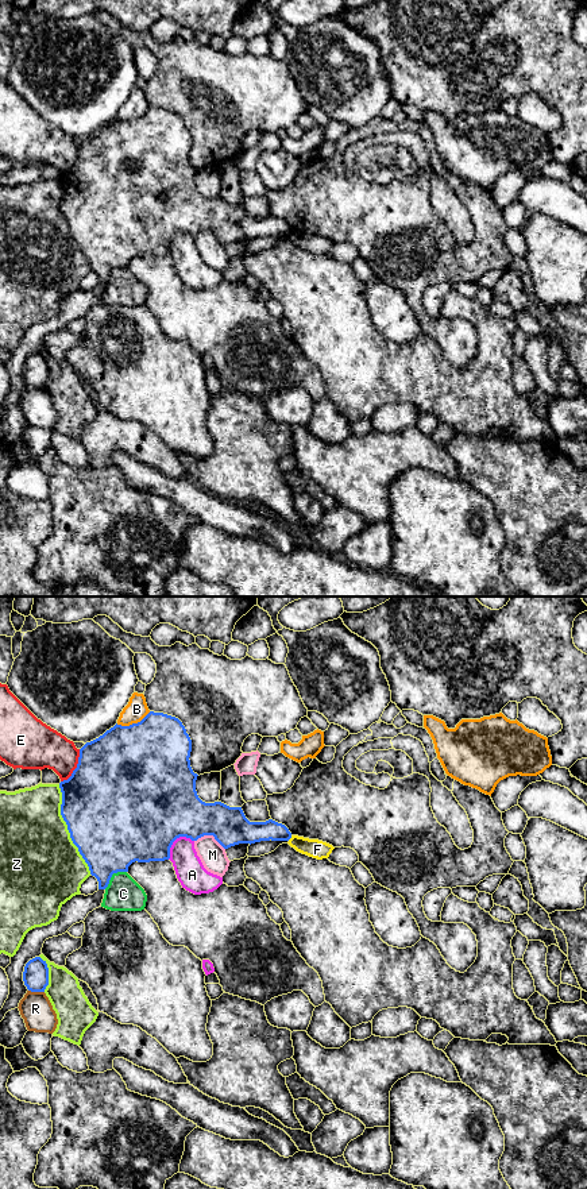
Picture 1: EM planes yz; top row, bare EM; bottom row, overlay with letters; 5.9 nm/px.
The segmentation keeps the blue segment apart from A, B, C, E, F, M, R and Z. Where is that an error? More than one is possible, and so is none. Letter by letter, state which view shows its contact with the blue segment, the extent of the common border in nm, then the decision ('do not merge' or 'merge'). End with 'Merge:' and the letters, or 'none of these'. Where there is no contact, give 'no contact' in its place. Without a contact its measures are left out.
A: meets blue in yz; contact 200 nm long; do not merge
B: meets blue in yz; contact 220 nm long; do not merge
C: meets blue in yz; contact 170 nm long; do not merge
E: meets blue in yz; contact 240 nm long; do not merge
F: meets blue in yz; contact 40 nm long; do not merge
M: meets blue in yz; contact 190 nm long; do not merge
R: meets blue in yz; contact 100 nm long; do not merge
Z: meets blue in yz; contact 550 nm long; do not merge
Merge: none of these

